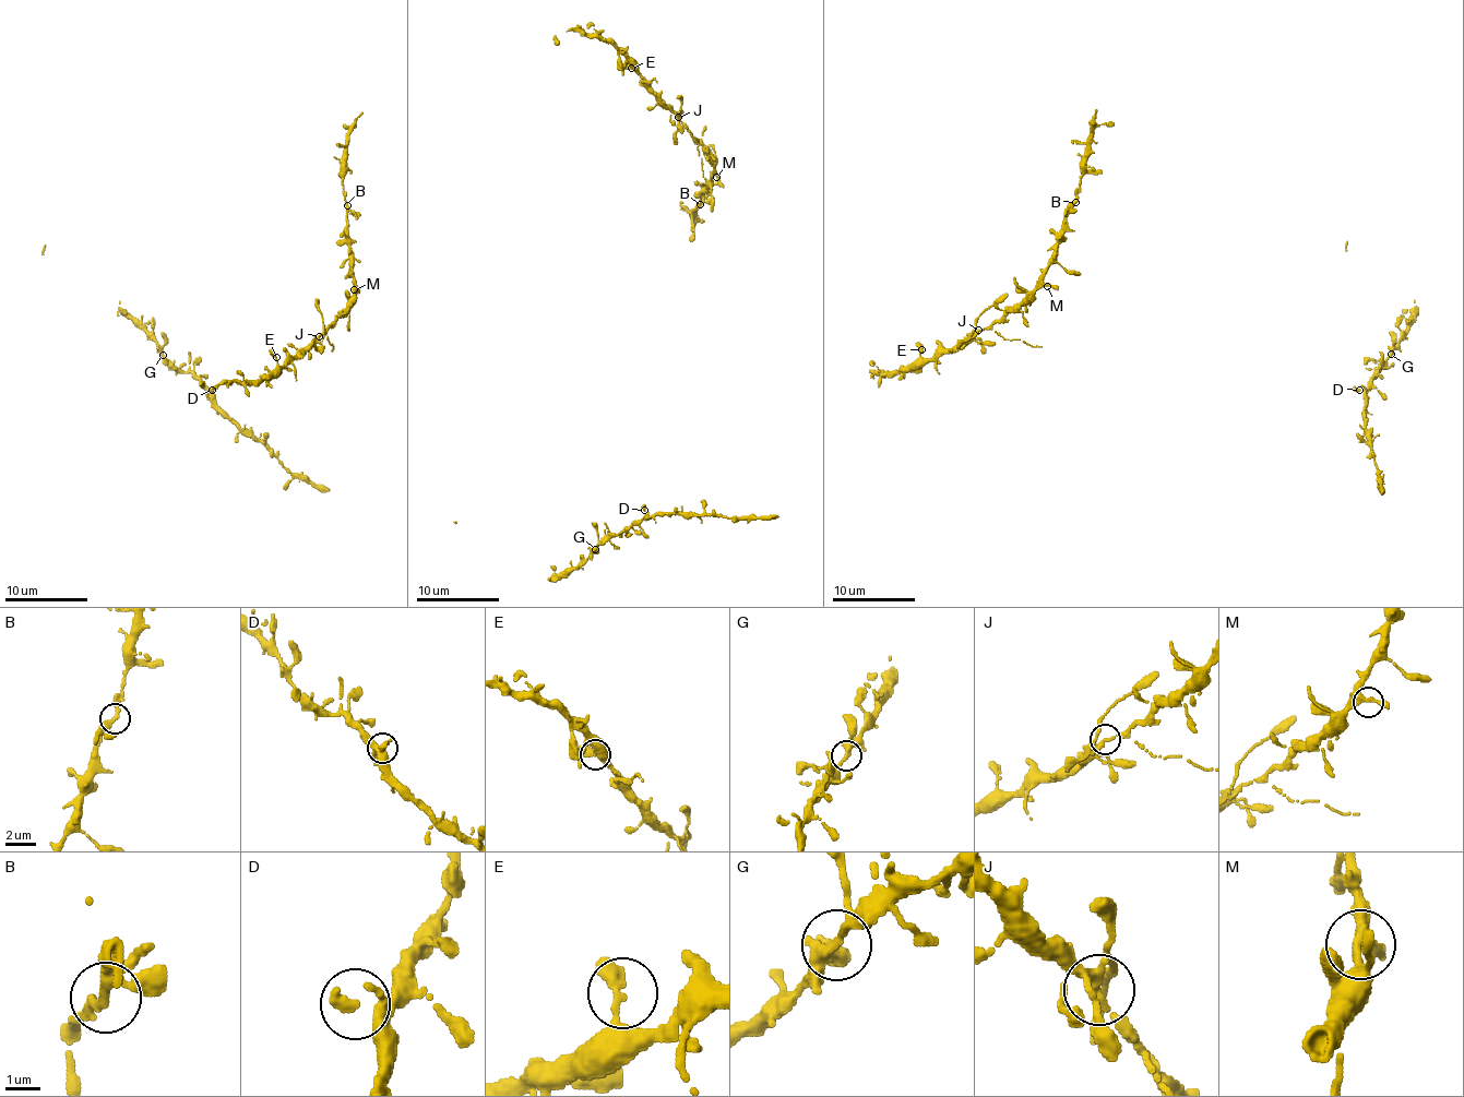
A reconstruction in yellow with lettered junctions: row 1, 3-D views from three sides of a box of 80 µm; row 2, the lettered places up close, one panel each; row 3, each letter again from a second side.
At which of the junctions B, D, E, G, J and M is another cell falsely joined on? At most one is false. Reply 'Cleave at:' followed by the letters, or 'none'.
Cleave at: none

